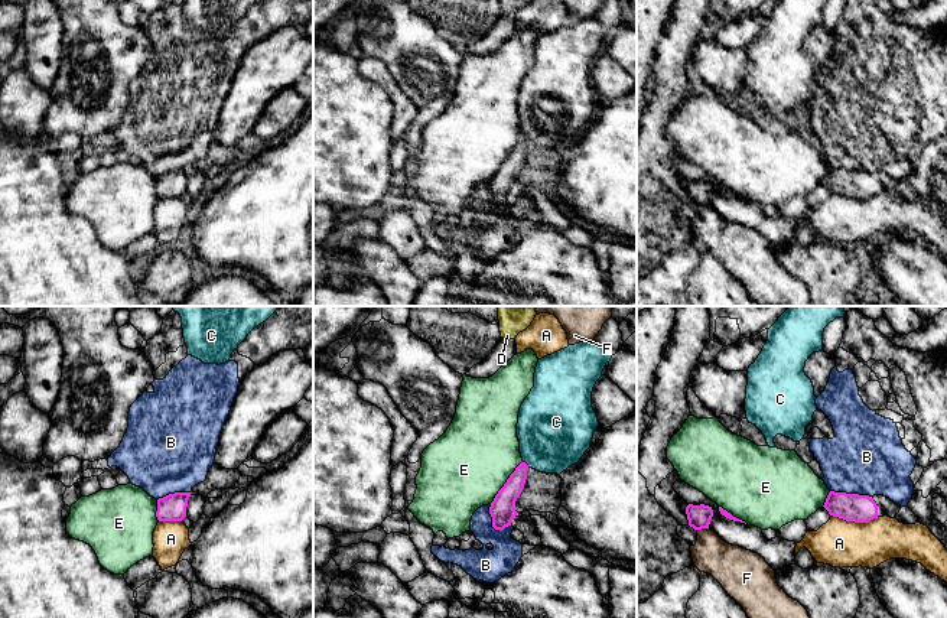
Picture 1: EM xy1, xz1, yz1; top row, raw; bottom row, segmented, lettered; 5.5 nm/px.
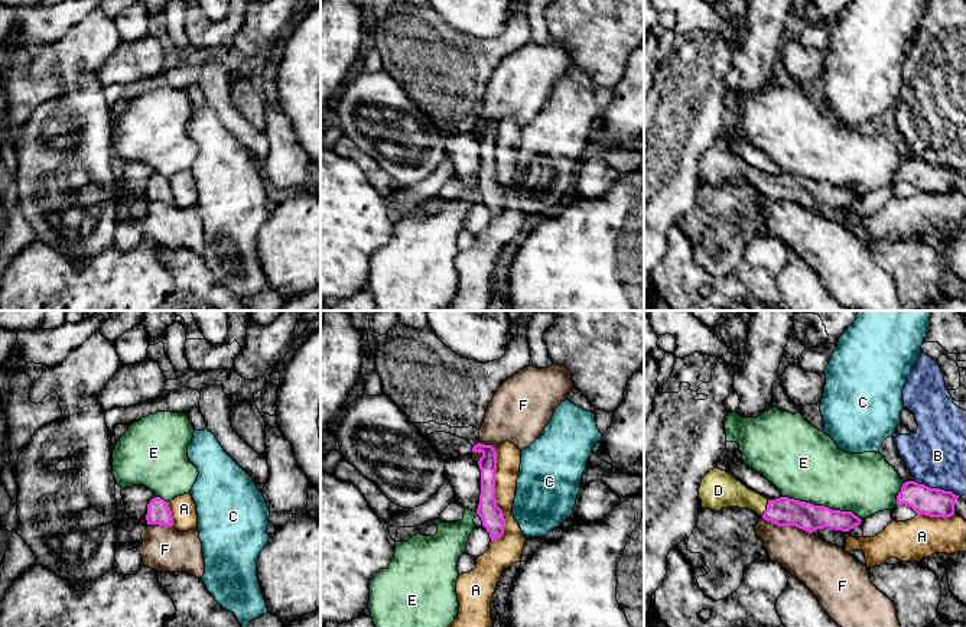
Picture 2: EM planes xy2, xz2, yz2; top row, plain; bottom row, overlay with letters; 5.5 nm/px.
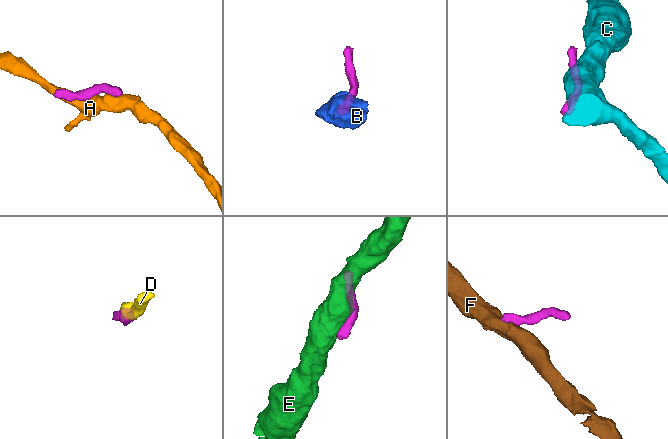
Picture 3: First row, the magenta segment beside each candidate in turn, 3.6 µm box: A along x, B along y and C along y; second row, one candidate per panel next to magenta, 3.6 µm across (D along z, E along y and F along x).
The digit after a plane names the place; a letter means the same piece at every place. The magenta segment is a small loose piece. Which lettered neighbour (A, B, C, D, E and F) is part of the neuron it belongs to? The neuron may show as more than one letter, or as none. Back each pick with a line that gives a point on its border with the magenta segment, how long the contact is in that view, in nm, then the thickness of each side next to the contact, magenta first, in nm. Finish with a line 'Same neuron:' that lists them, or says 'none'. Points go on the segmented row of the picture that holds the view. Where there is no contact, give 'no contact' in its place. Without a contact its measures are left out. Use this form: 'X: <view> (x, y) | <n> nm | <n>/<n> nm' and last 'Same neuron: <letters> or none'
D: yz2 (767, 509) | 100 nm | 160/180 nm
Same neuron: D

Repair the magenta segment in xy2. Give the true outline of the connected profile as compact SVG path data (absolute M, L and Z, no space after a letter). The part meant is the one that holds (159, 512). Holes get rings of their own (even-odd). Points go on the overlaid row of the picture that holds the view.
M155 497L147 504L147 524L173 526L173 516L169 503L160 497Z

